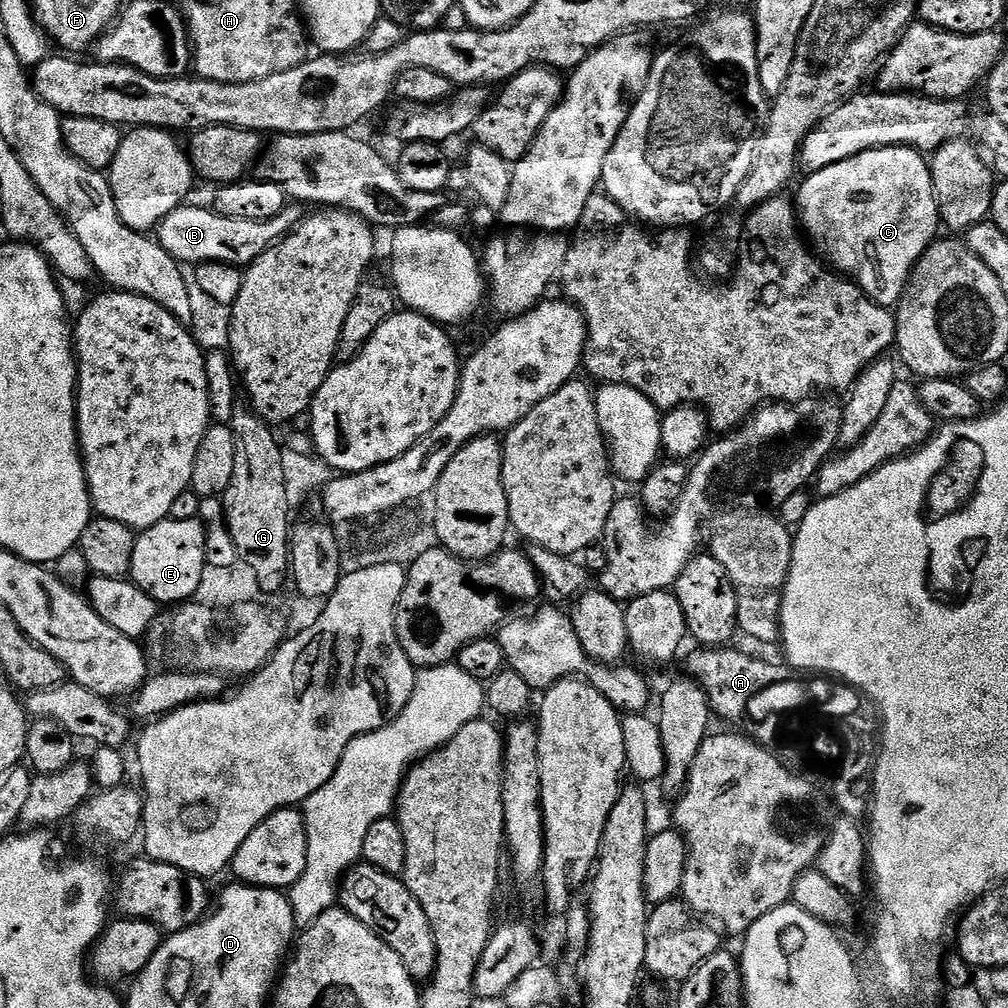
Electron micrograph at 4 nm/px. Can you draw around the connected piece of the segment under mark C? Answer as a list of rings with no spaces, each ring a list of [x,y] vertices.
[[[912,146],[871,148],[834,166],[805,175],[798,199],[798,219],[815,251],[837,273],[851,278],[869,298],[891,309],[899,305],[908,276],[941,227],[932,185],[932,170],[925,153]]]

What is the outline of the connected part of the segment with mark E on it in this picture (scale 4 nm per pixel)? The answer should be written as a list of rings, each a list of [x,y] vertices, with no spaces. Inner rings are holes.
[[[171,518],[139,533],[132,556],[131,579],[136,587],[163,604],[188,602],[193,599],[206,565],[206,528],[199,519],[176,521]]]

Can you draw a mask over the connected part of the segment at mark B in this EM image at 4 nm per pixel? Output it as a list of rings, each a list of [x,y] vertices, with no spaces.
[[[285,206],[277,216],[269,220],[226,218],[211,207],[188,207],[174,209],[158,226],[158,242],[184,266],[247,266],[266,254],[266,250],[280,243],[285,236],[295,232],[302,220],[299,210],[292,208],[296,206]]]

